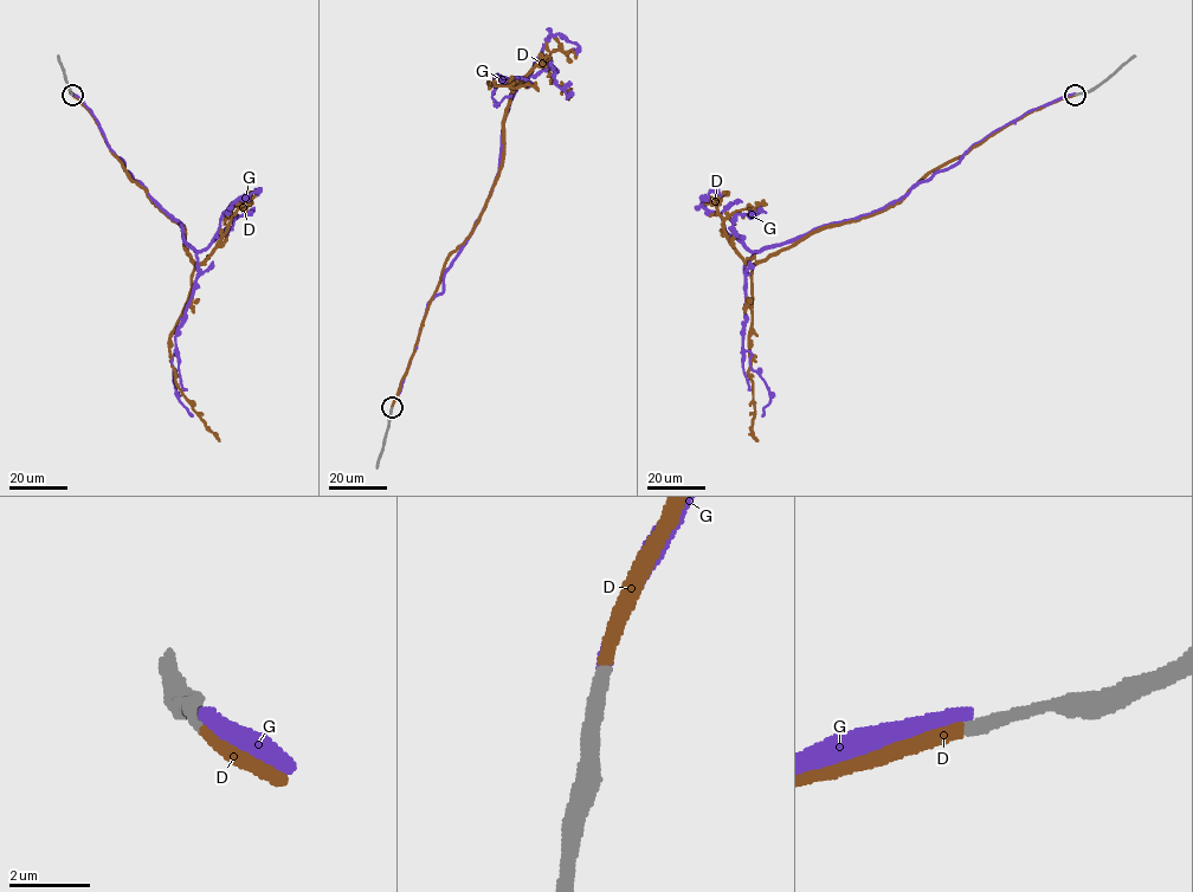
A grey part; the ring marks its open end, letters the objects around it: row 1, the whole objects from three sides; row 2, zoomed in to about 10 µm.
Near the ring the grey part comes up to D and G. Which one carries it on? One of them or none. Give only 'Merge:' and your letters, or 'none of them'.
Merge: D

